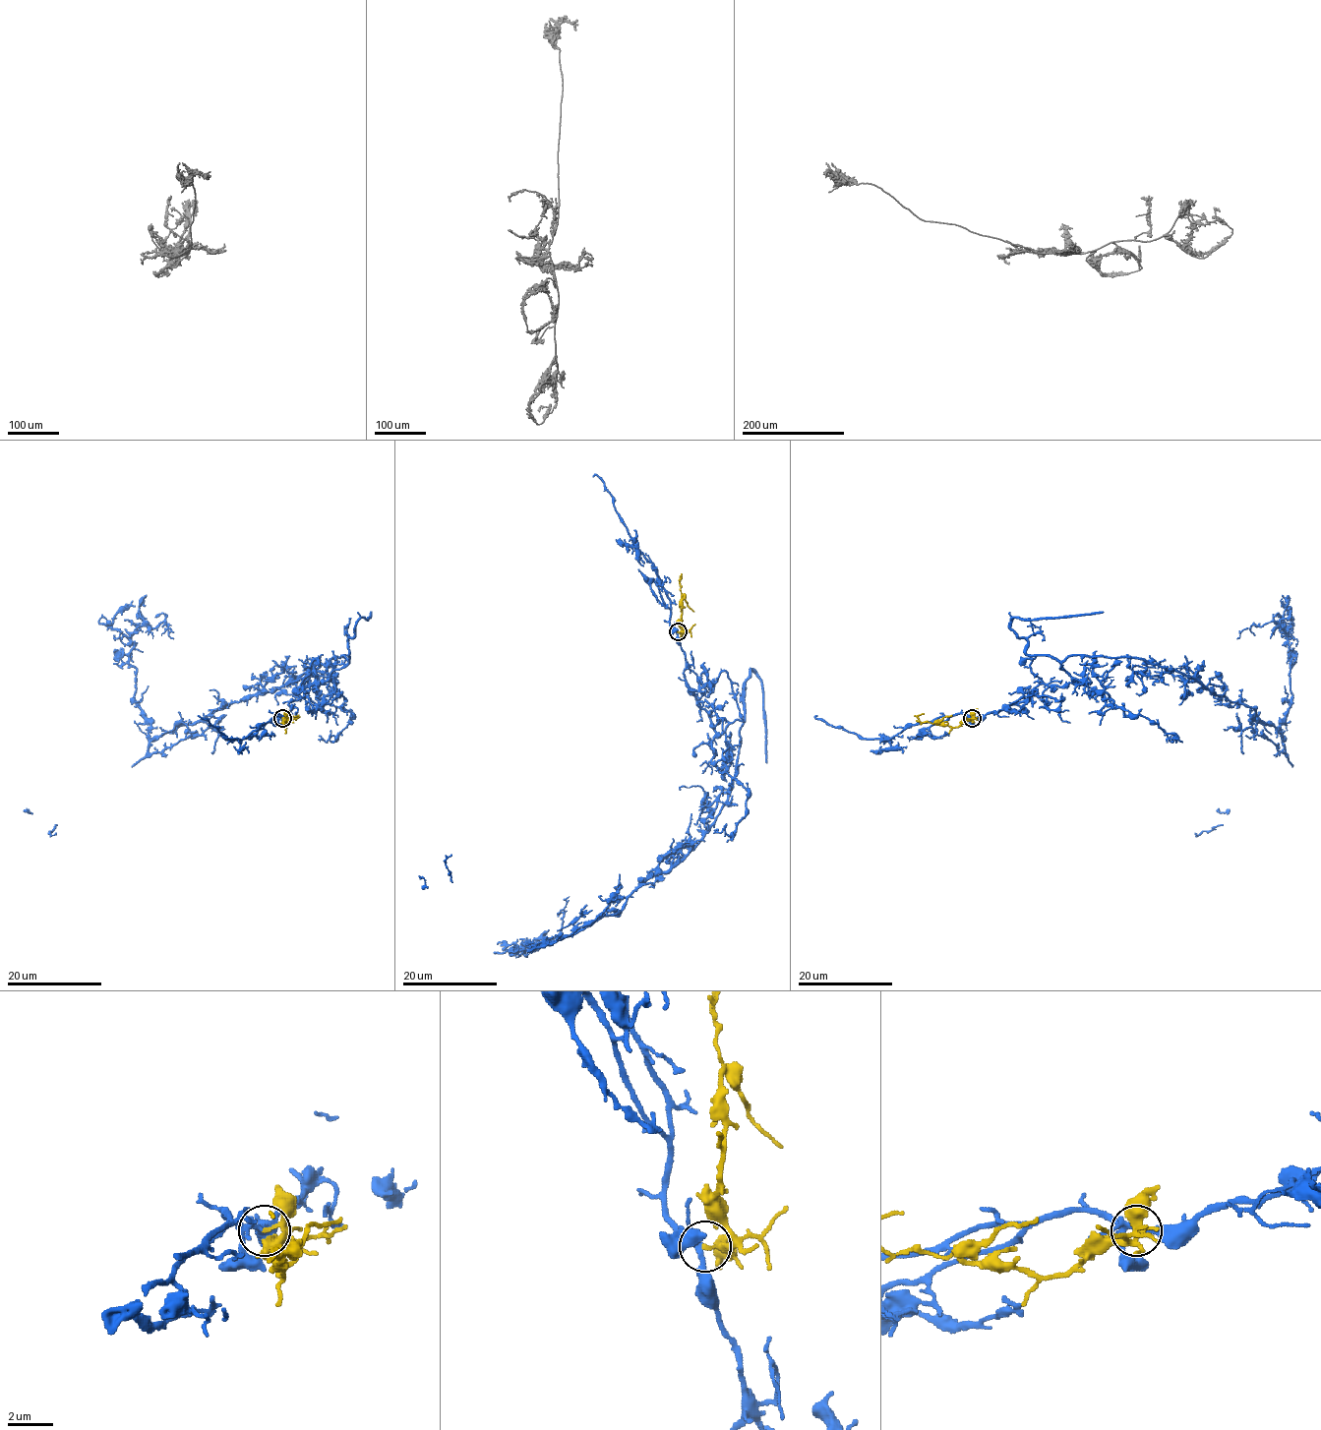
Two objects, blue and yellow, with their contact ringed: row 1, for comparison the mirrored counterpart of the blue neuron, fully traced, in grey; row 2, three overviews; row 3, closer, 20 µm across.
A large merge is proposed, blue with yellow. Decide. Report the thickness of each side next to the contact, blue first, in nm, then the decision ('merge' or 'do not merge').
240/150 nm | merge

